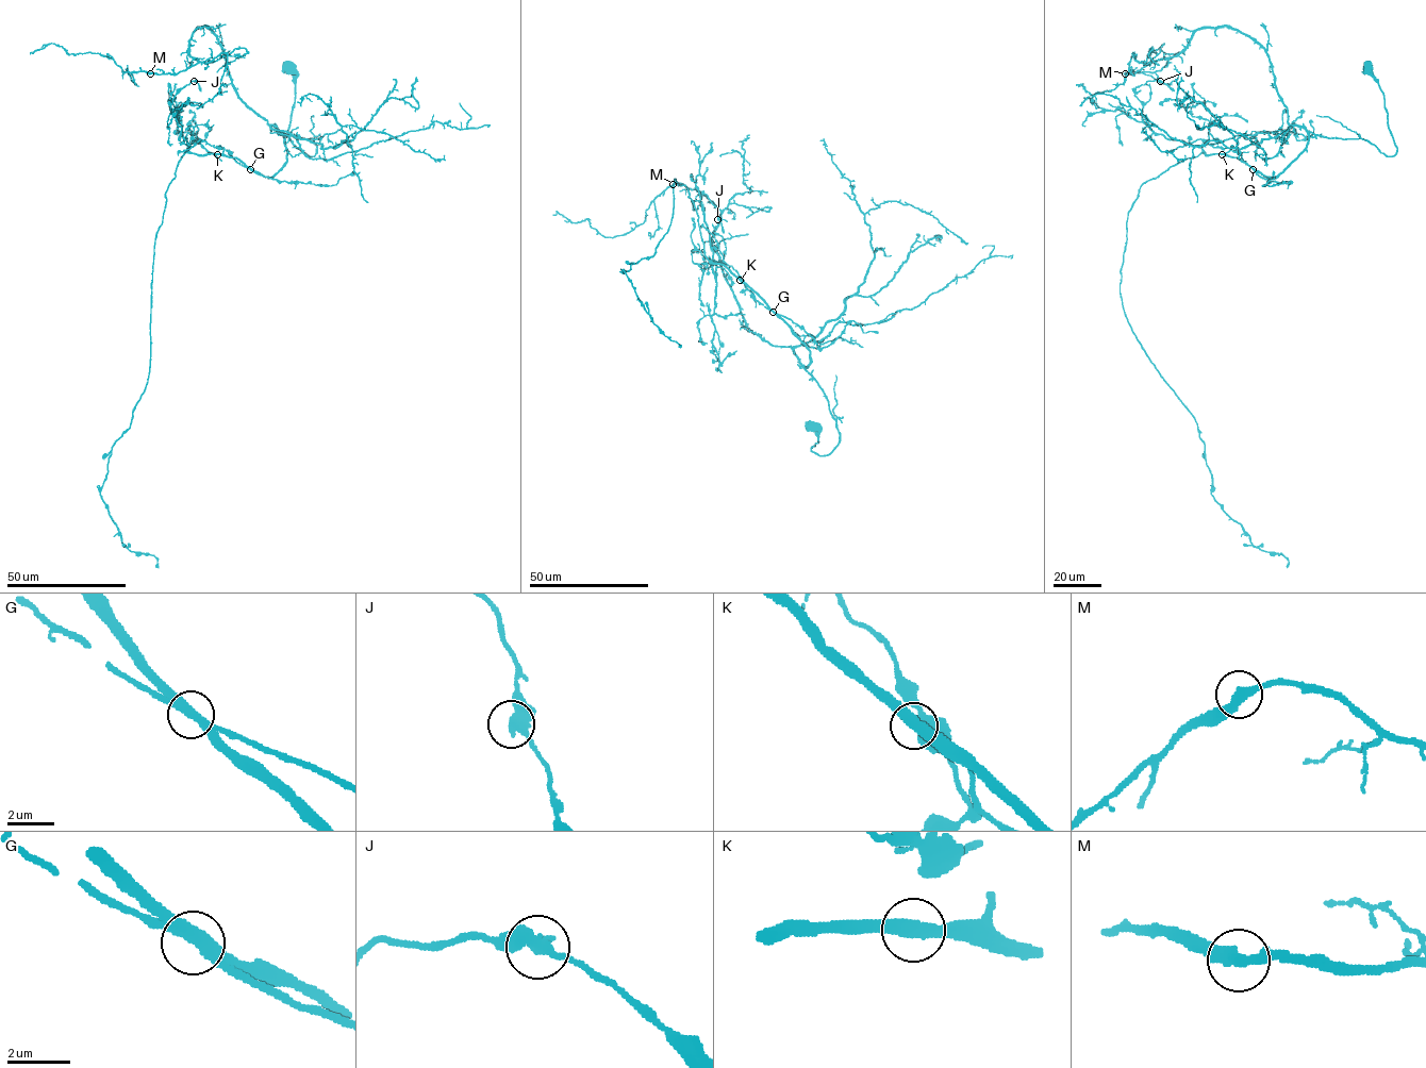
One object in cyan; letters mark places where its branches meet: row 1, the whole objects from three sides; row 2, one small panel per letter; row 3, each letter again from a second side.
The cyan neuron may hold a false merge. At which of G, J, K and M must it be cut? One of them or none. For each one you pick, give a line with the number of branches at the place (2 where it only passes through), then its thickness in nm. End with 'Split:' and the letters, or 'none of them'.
Split: none of them

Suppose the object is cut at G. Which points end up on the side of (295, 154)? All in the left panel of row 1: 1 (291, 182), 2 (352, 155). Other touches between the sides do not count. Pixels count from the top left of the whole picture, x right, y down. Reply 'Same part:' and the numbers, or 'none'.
Same part: 2

